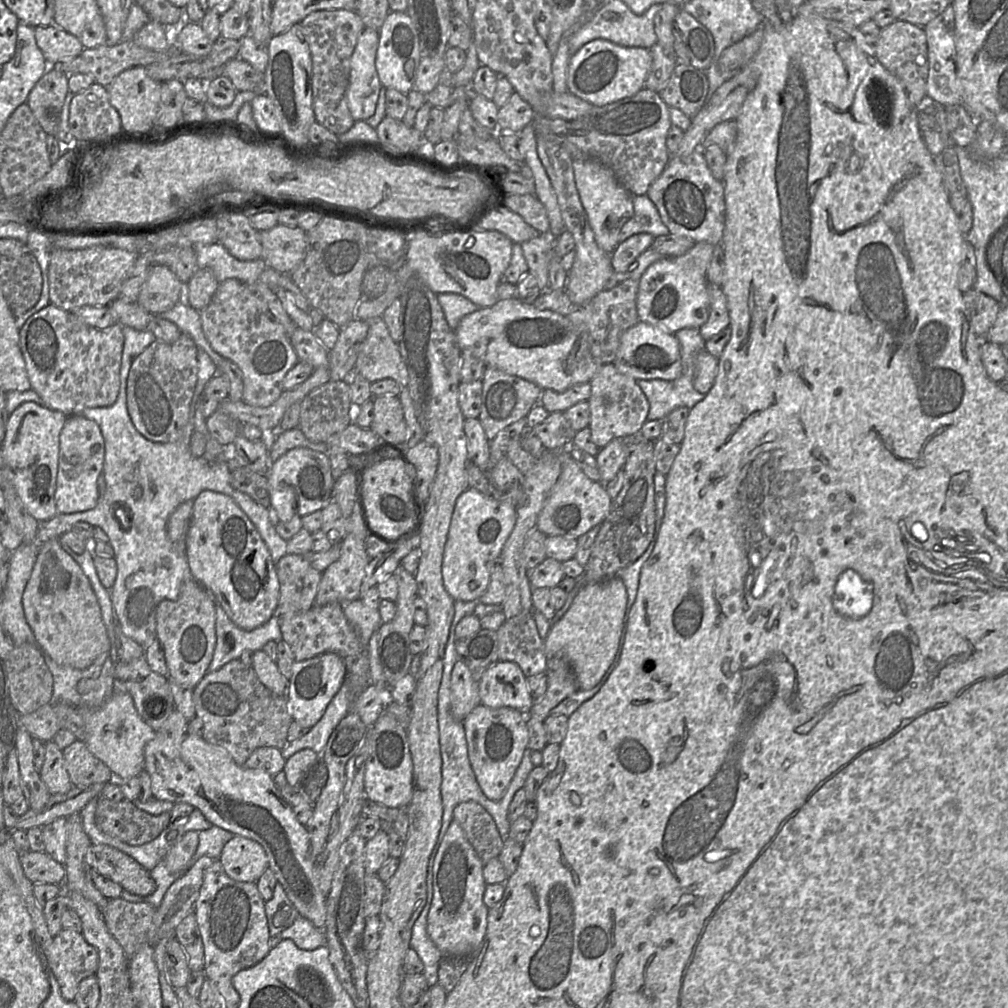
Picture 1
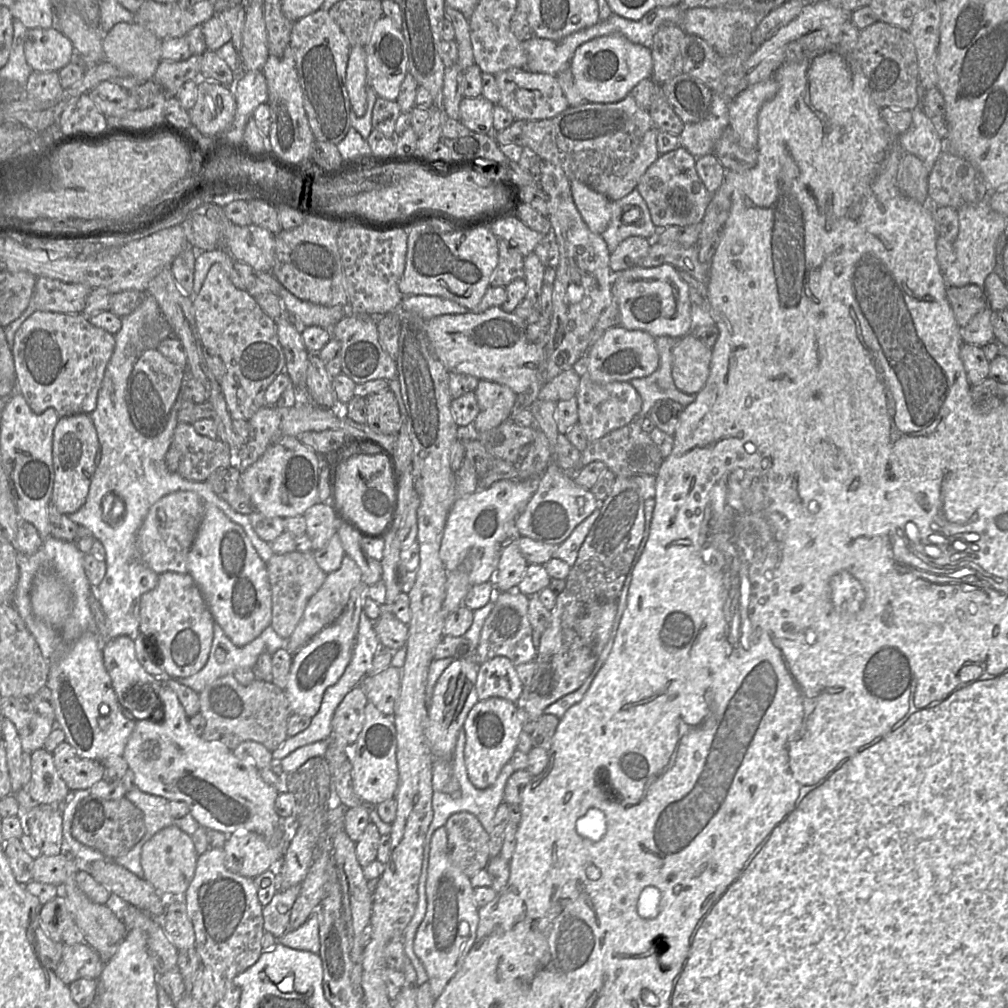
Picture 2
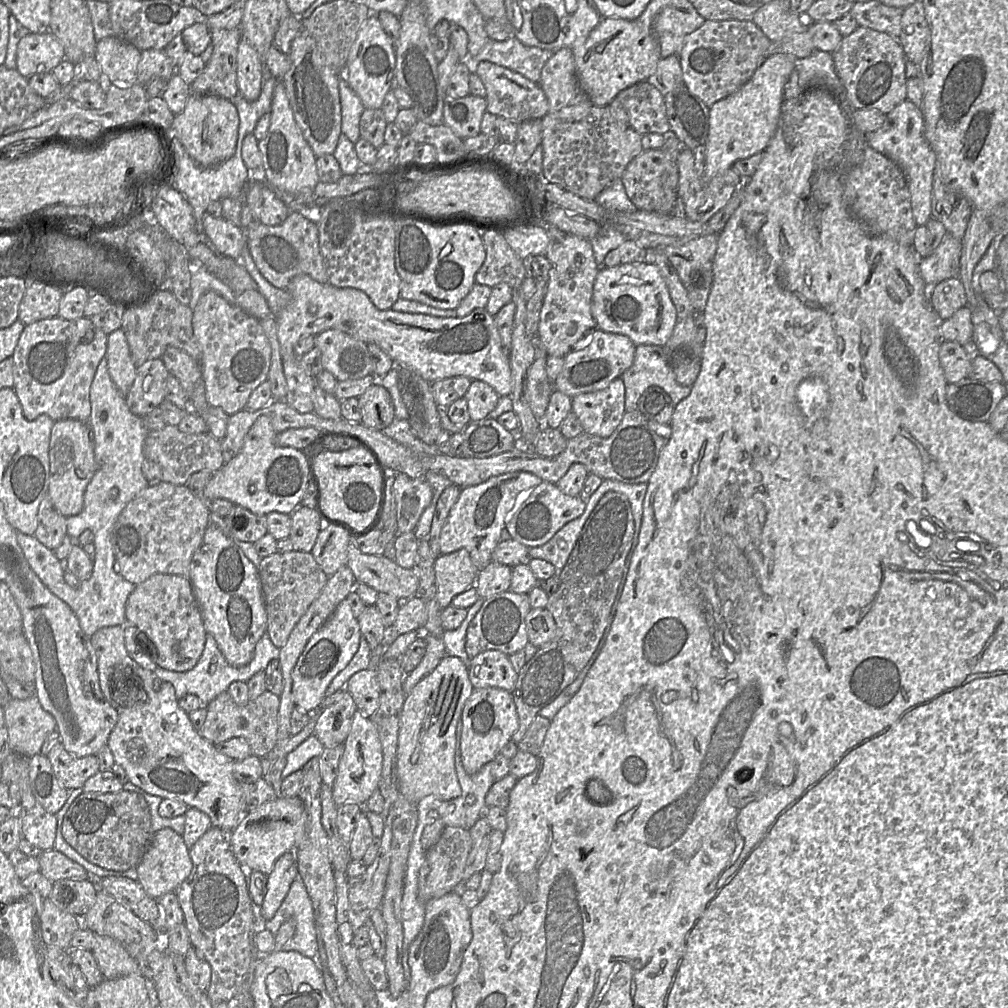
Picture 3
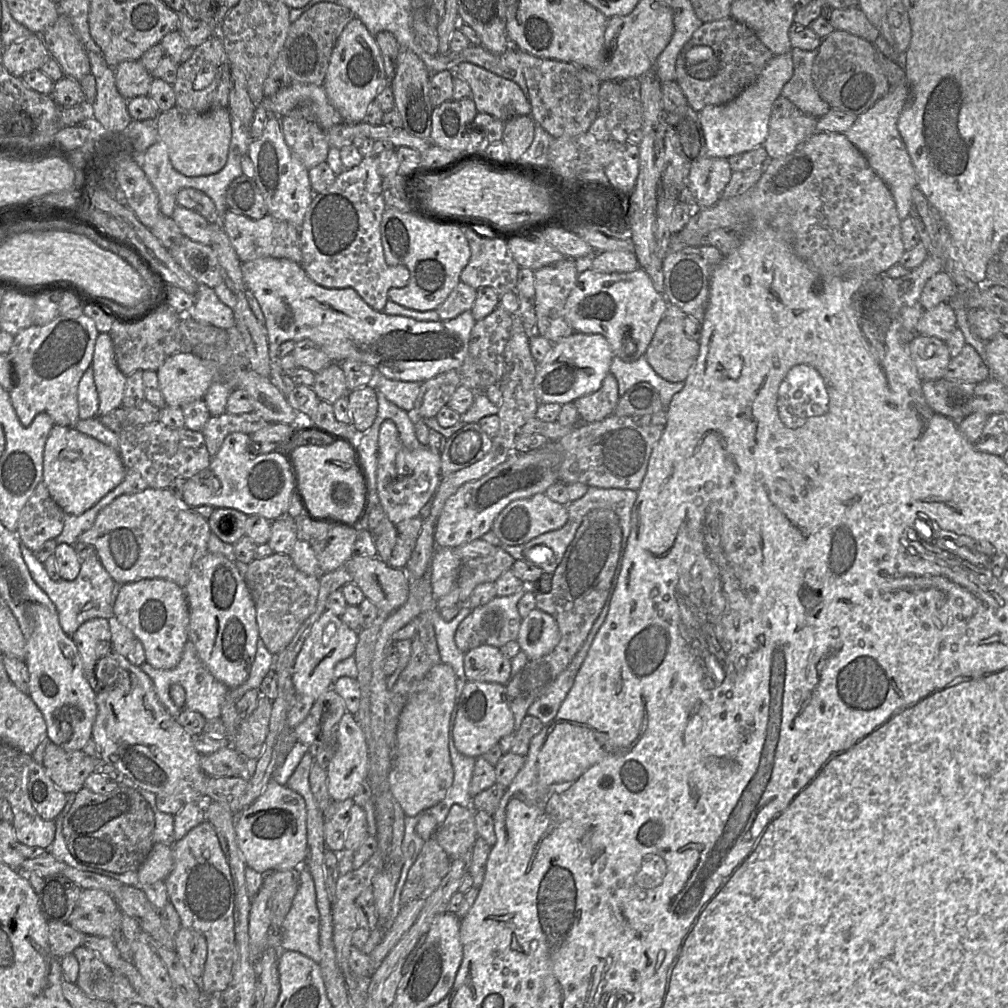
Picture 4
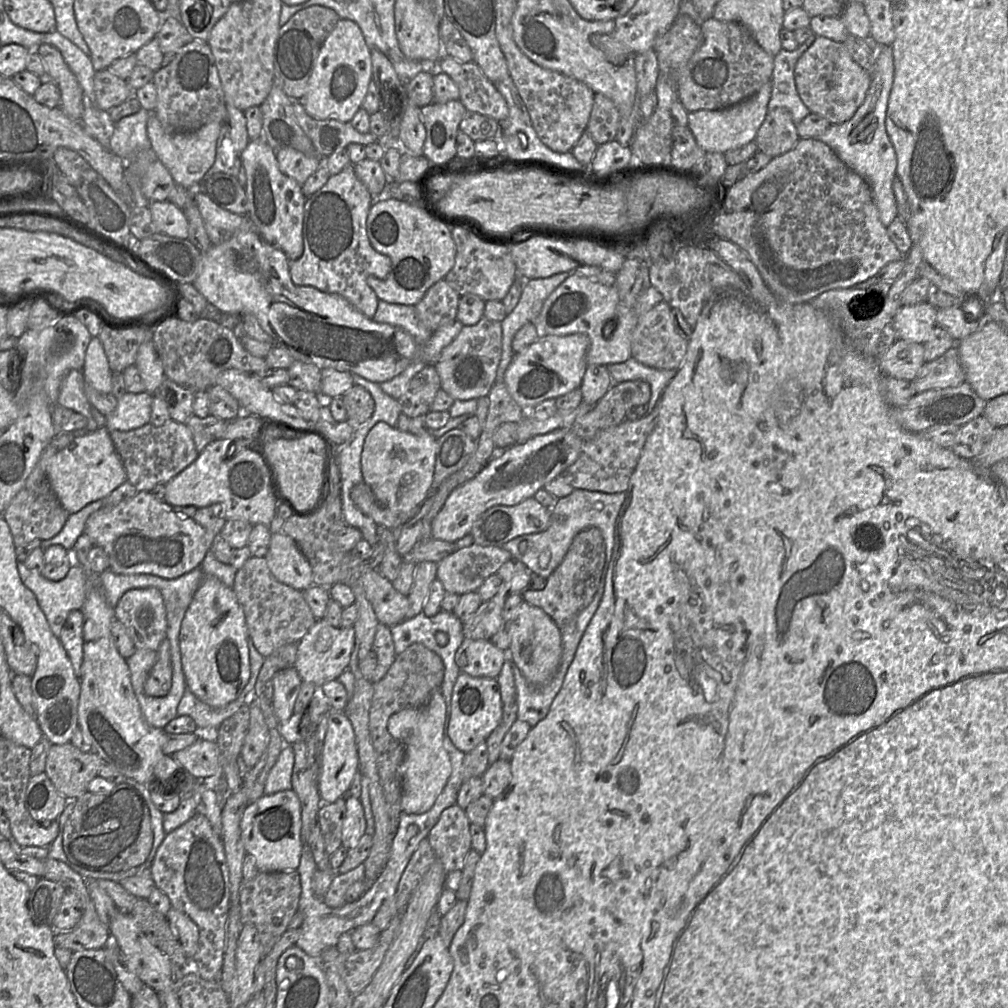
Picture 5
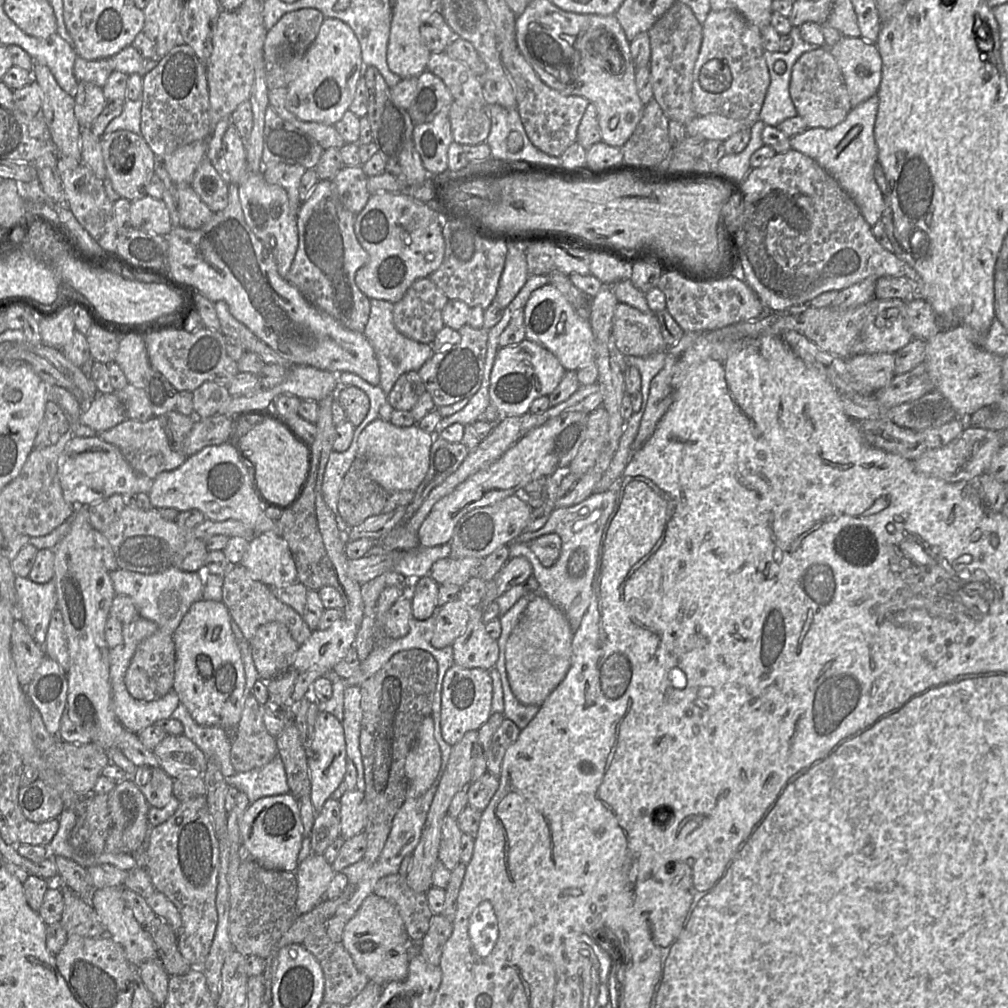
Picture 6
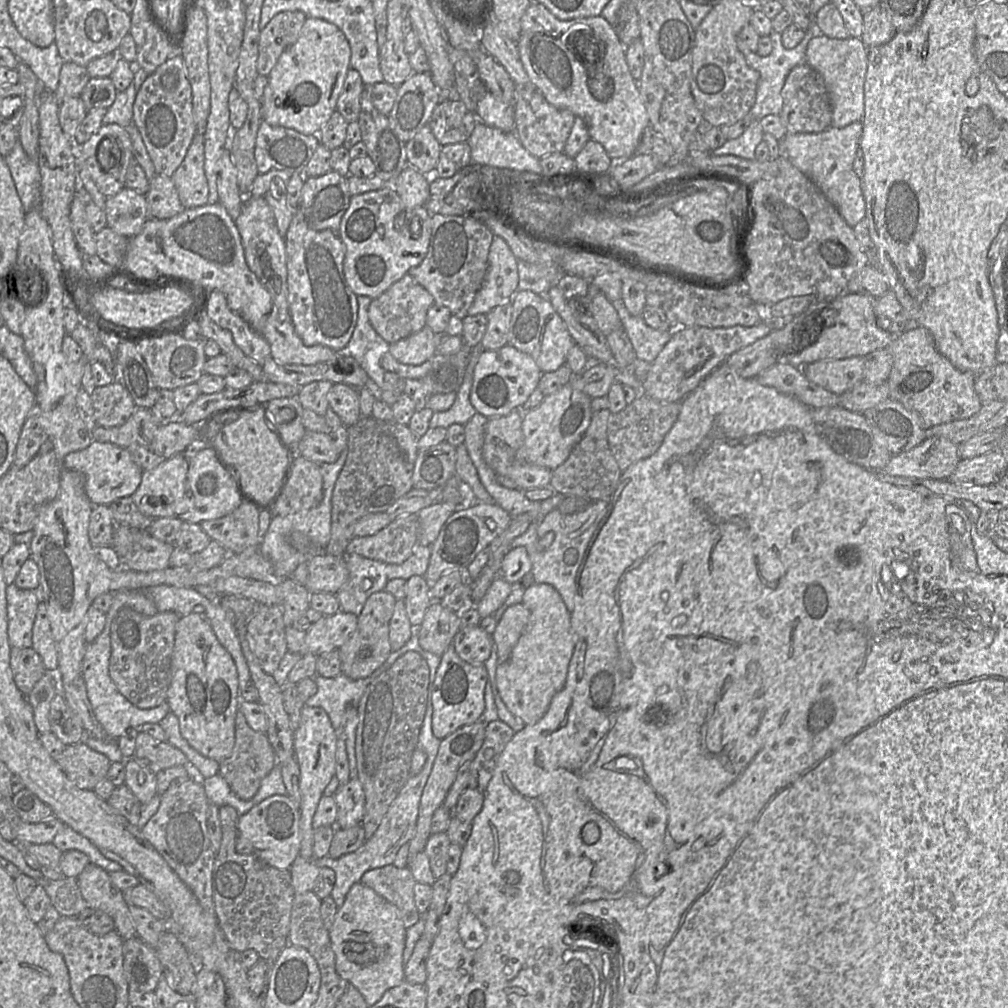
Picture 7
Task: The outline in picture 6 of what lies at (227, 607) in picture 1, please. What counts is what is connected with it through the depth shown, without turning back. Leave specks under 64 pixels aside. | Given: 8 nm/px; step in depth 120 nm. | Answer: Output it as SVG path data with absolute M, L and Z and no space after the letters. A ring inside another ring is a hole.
M199 599L183 616L174 631L175 665L173 690L192 719L201 726L219 726L227 732L235 732L241 719L246 696L245 672L238 642L231 628L231 617L222 601Z

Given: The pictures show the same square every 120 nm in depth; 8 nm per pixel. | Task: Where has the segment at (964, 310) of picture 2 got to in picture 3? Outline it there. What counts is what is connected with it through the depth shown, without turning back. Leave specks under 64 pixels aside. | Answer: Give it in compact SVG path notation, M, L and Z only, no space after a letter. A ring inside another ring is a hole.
M959 277L949 278L936 284L929 305L940 320L950 318L957 310L967 306L965 288Z

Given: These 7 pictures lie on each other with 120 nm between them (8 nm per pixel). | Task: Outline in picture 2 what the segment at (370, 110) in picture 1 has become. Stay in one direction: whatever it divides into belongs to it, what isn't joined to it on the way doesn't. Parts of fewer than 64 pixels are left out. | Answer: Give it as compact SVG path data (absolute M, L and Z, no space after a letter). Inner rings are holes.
M364 46L351 48L346 68L346 89L350 98L352 111L363 116L367 108L367 69Z

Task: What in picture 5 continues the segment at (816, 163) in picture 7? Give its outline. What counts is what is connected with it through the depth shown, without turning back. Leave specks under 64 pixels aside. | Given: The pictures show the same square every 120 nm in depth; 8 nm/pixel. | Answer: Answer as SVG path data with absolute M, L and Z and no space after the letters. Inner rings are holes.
M882 46L870 75L871 84L866 98L855 114L846 122L830 125L816 138L827 144L849 169L868 183L880 220L887 227L899 215L893 191L893 182L897 177L897 158L885 127L888 100L894 79L891 46Z

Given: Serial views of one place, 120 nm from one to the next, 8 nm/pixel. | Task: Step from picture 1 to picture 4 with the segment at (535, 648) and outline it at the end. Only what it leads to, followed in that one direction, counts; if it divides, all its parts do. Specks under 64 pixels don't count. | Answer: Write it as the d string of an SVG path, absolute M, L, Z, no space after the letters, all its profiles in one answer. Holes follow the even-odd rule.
M527 584L514 594L507 596L495 596L488 603L478 606L459 624L455 633L455 642L464 654L480 645L501 647L509 641L517 639L522 617L518 611L518 601L523 596Z

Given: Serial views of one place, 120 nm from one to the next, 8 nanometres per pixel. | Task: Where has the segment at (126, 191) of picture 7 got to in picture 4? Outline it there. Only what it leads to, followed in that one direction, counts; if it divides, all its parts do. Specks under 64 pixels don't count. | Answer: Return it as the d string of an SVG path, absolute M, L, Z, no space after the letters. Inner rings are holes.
M177 205L170 218L173 219L182 233L190 240L211 245L213 226L199 213Z

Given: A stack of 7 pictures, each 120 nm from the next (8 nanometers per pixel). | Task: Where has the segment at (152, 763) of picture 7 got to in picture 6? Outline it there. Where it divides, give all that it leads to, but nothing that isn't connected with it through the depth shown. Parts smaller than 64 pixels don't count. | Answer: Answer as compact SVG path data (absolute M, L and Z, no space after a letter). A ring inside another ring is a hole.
M167 735L153 750L159 767L172 779L201 777L207 758L187 737Z

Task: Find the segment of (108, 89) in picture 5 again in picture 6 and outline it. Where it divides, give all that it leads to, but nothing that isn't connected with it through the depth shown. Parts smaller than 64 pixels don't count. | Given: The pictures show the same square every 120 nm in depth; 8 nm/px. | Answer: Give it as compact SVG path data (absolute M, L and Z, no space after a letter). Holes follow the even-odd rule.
M90 82L78 84L74 102L74 114L81 128L90 127L108 103L102 87Z

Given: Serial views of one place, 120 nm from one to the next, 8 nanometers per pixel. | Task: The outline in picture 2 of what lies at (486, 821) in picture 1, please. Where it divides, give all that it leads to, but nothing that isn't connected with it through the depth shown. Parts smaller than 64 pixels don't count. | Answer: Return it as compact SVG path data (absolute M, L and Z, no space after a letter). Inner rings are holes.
M470 812L451 815L445 828L448 836L447 853L450 861L469 878L486 868L489 855L489 833Z

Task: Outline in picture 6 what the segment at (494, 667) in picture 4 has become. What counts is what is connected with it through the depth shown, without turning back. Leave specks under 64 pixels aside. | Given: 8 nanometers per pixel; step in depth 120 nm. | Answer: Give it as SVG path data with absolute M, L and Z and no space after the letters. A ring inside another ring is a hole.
M471 608L465 632L453 642L454 663L463 668L482 668L489 671L499 657L497 640L486 632L482 608Z

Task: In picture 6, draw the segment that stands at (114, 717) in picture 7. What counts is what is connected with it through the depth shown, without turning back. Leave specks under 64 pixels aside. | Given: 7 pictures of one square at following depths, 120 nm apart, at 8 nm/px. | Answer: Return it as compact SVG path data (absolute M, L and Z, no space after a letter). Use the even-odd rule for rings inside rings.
M109 652L111 699L114 713L121 725L126 730L139 734L160 720L170 719L172 713L180 704L176 692L172 689L162 698L151 702L136 700L129 692L126 695L121 681L120 689L114 684L118 662L113 660L111 654L112 652Z

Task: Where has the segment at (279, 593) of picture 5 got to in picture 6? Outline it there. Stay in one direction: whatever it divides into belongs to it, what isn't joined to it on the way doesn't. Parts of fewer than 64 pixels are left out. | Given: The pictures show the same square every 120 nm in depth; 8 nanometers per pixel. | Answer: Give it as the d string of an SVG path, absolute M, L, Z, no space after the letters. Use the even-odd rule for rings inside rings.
M240 563L232 566L225 574L221 601L227 607L232 621L237 624L248 643L254 637L259 626L273 621L284 624L291 637L299 645L303 644L312 632L301 614L282 603L268 585L254 579Z

